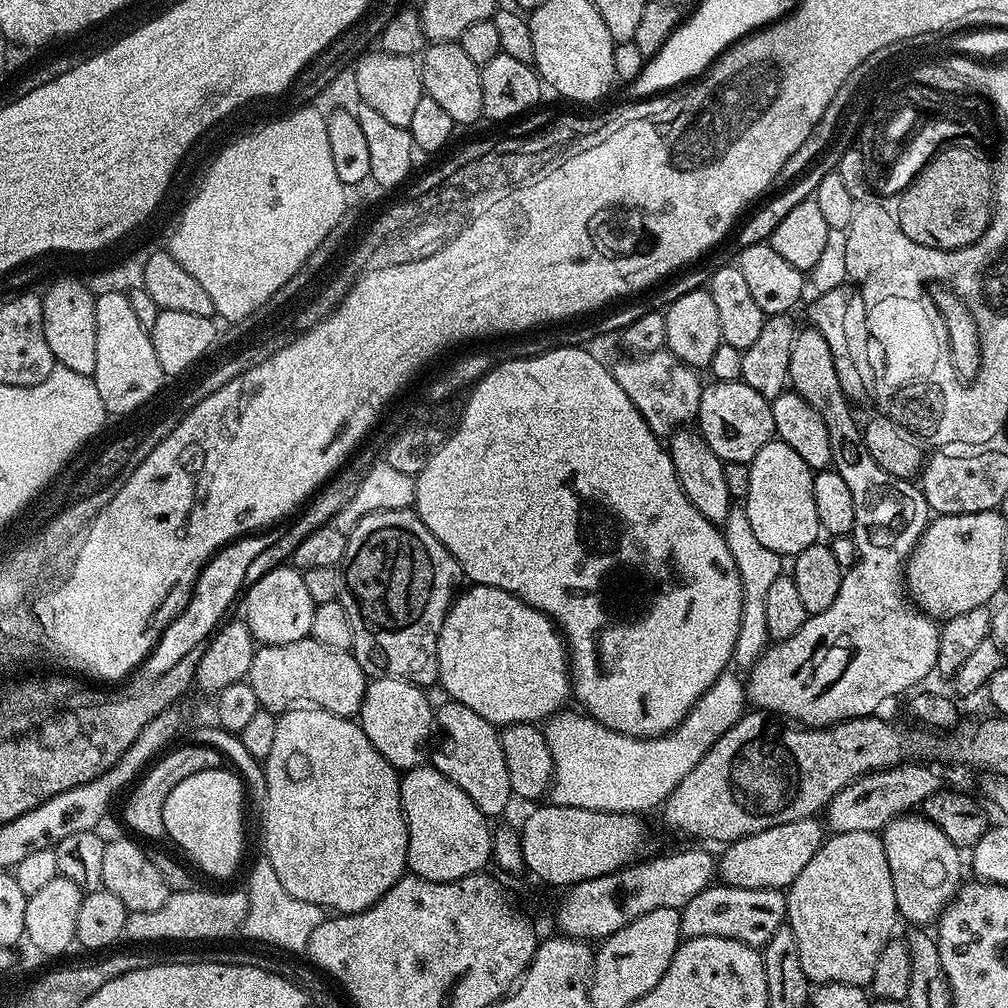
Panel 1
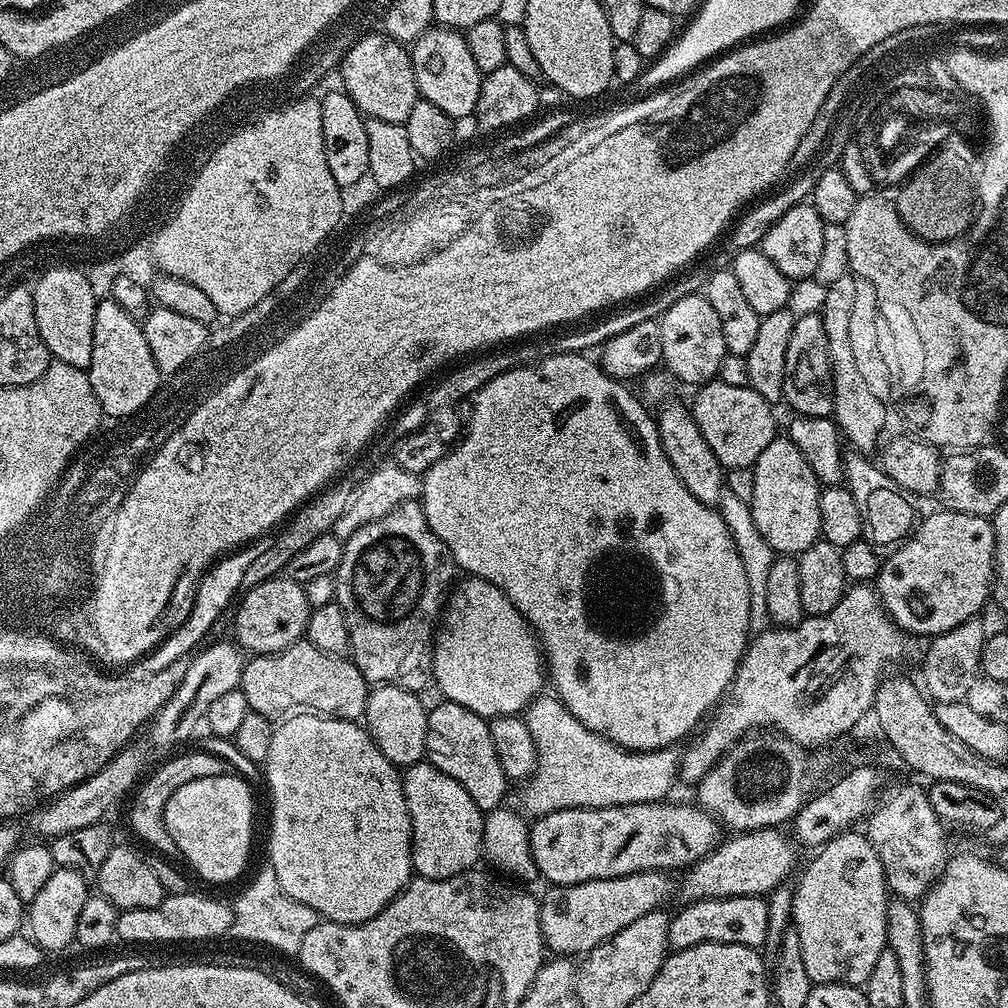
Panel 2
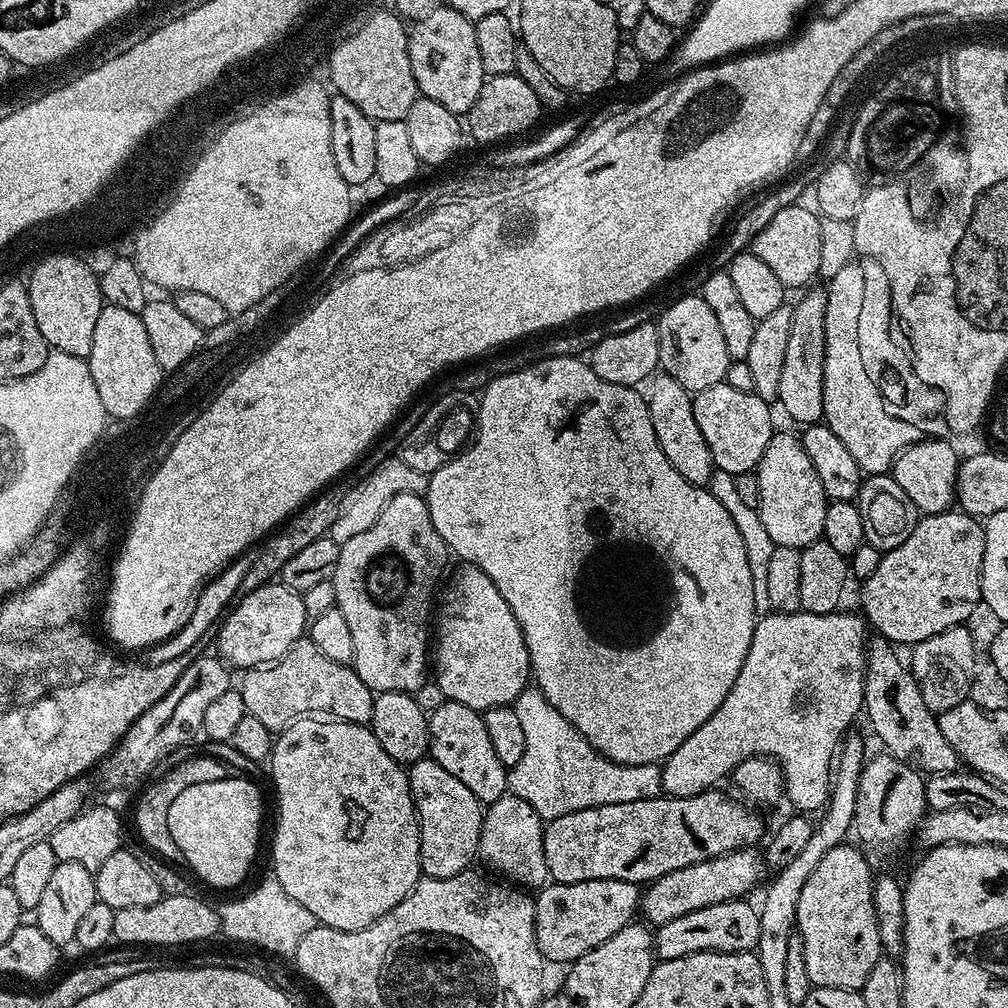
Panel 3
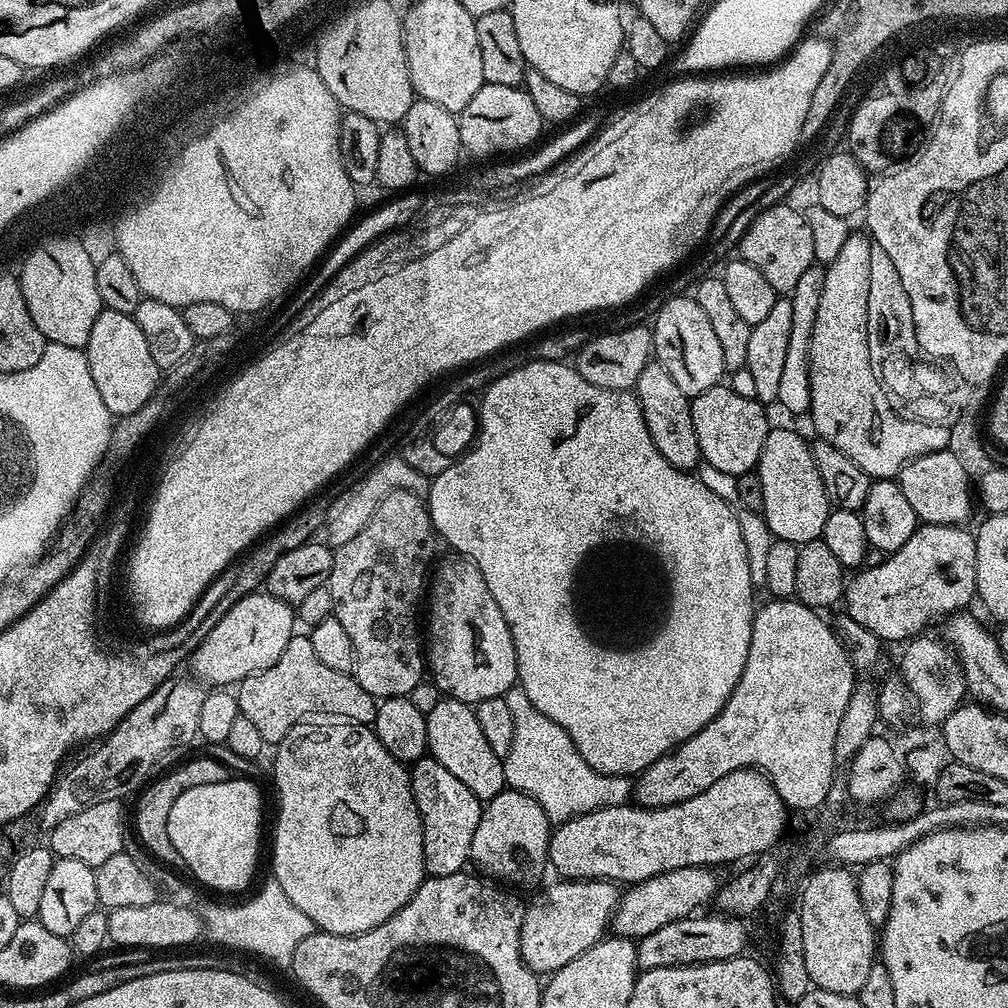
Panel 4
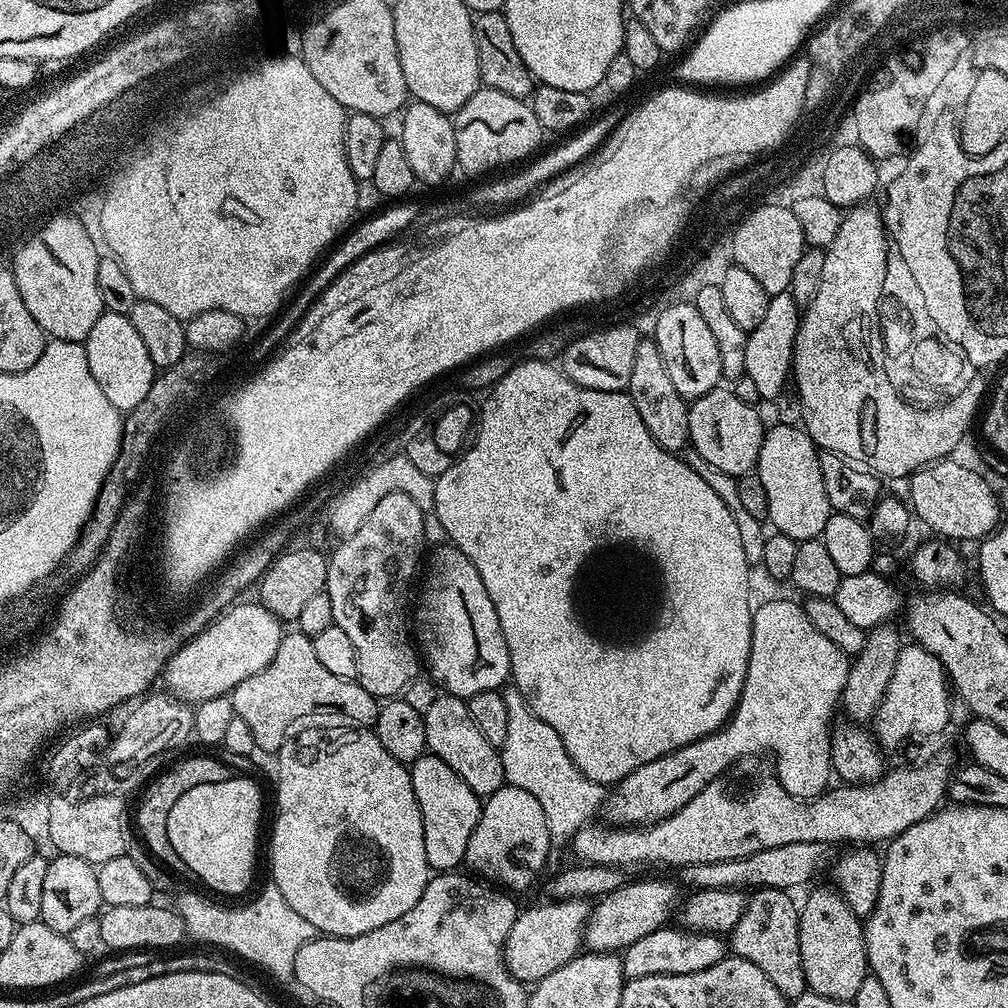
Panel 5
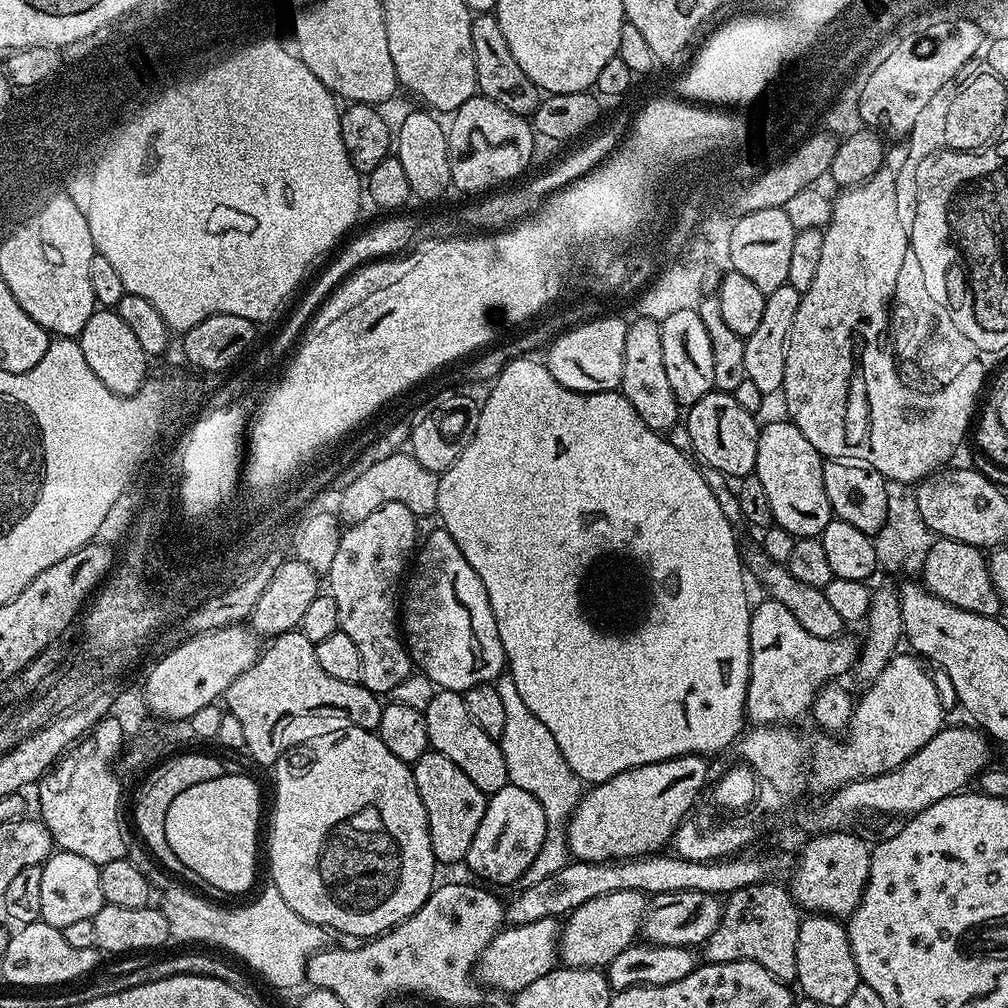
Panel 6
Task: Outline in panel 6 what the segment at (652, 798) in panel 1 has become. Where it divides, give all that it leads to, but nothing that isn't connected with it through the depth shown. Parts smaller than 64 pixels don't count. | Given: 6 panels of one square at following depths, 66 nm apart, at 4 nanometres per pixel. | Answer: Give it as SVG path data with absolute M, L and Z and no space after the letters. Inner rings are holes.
M507 674L501 675L495 681L498 694L502 698L506 713L506 726L498 737L498 743L502 750L502 758L506 758L506 774L508 783L526 790L541 803L545 810L545 818L548 823L547 839L538 850L537 857L519 878L520 888L534 886L534 882L542 882L550 874L562 870L570 862L568 841L565 836L568 819L578 806L582 795L582 782L566 766L566 758L562 758L562 750L558 750L558 742L554 742L550 730L530 714L530 706L522 702L522 694L518 694L518 686L514 686L514 678Z

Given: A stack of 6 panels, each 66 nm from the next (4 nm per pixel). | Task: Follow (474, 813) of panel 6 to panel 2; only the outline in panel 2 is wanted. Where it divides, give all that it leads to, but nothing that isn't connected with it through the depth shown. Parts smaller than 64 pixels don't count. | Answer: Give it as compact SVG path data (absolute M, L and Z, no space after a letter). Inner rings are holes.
M421 762L409 764L403 769L406 806L412 823L412 866L417 877L425 880L441 880L475 869L481 862L485 813L450 778L433 764Z

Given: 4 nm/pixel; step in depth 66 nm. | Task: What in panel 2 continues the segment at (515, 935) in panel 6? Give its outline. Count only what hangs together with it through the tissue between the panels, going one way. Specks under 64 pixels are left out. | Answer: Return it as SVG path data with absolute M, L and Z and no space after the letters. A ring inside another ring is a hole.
M667 871L662 872L635 872L618 878L606 878L605 880L591 880L581 884L562 884L549 887L548 893L540 900L540 921L542 922L542 934L547 951L559 954L564 958L576 958L581 954L592 952L601 944L610 939L618 930L626 930L630 922L638 922L642 914L650 914L657 911L668 900L668 895L673 895L674 880Z

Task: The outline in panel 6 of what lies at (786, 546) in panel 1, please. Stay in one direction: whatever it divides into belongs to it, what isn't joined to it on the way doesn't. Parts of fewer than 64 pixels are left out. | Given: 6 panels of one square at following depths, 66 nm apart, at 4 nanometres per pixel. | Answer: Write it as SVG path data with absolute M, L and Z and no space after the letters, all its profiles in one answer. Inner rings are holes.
M772 420L761 427L754 475L762 482L762 487L770 498L773 521L791 536L819 537L834 519L822 478L824 461L825 457L818 450L814 450L810 442L806 442L806 434L802 434L802 430L798 430L798 426L791 420Z

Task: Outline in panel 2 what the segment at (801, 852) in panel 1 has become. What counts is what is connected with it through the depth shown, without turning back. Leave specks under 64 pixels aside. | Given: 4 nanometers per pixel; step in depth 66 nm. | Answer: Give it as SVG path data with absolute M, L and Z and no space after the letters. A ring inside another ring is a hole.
M759 828L753 832L741 832L731 838L733 840L721 839L714 851L703 856L683 873L684 881L681 884L679 881L678 884L678 896L680 892L681 901L691 902L706 898L734 898L735 896L767 897L768 893L787 881L784 879L791 874L792 867L796 864L796 851L798 851L793 837L787 831L780 828Z

